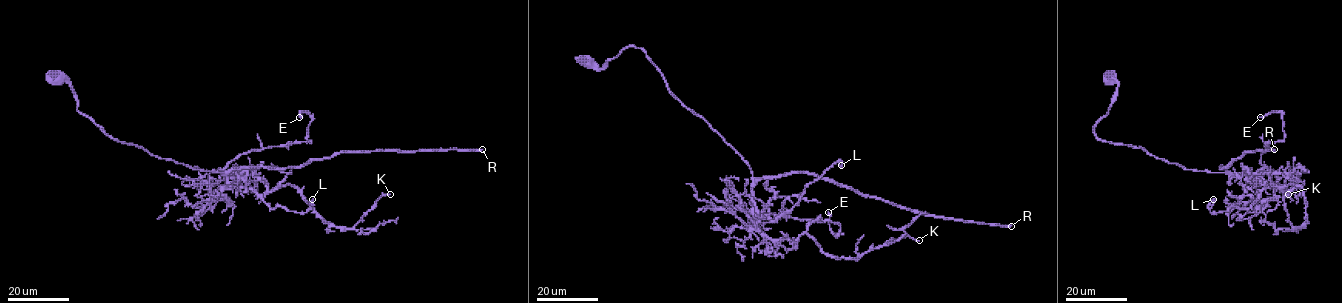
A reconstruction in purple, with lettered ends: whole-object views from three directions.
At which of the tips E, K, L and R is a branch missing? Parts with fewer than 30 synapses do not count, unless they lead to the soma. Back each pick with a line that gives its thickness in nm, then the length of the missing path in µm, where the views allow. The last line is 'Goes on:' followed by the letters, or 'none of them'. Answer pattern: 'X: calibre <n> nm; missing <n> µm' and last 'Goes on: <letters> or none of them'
R: calibre 480 nm; missing 300 µm
Goes on: R

